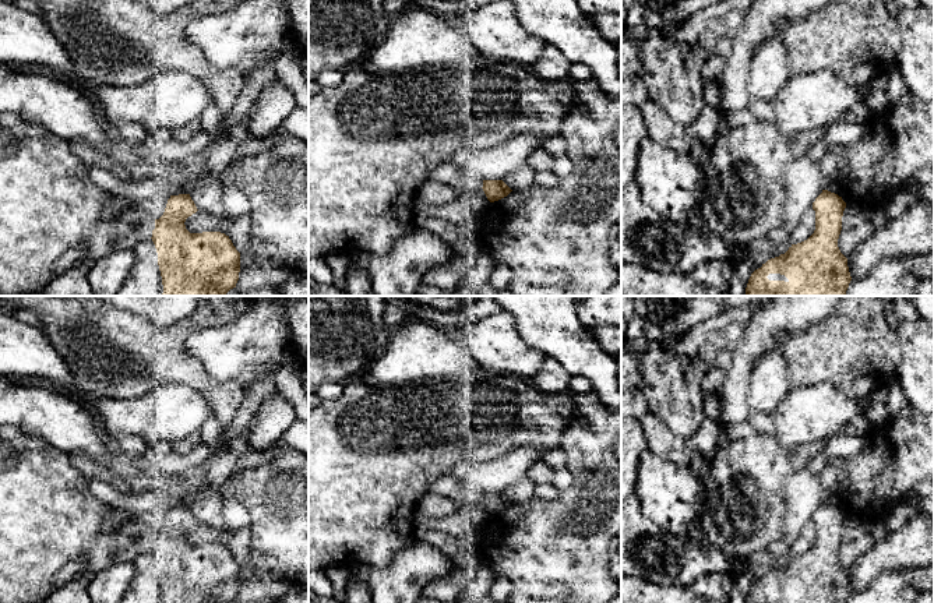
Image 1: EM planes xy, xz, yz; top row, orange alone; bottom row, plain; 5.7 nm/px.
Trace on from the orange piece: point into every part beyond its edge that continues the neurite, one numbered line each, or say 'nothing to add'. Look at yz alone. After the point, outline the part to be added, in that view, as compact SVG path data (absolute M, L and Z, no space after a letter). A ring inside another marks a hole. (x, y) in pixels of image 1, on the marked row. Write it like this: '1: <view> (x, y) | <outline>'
nothing to add

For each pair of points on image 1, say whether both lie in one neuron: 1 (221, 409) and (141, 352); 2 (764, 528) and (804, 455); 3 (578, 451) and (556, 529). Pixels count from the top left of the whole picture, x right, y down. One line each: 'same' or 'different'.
1: same
2: same
3: same

